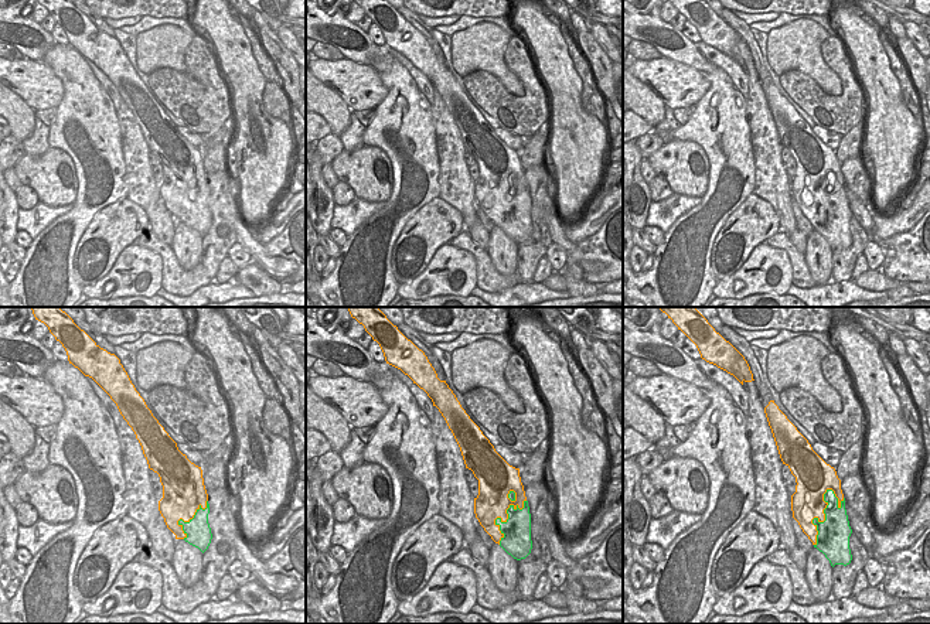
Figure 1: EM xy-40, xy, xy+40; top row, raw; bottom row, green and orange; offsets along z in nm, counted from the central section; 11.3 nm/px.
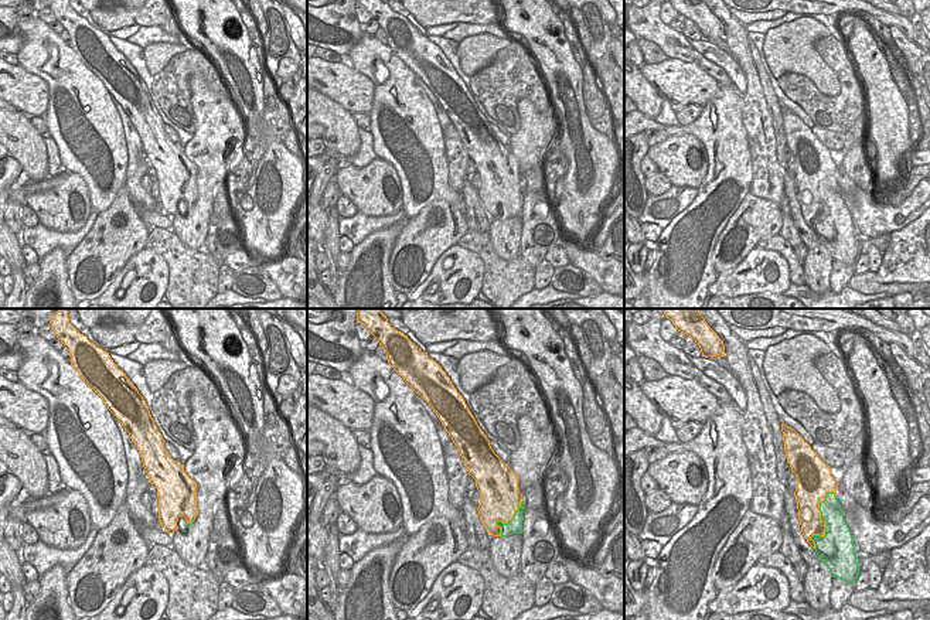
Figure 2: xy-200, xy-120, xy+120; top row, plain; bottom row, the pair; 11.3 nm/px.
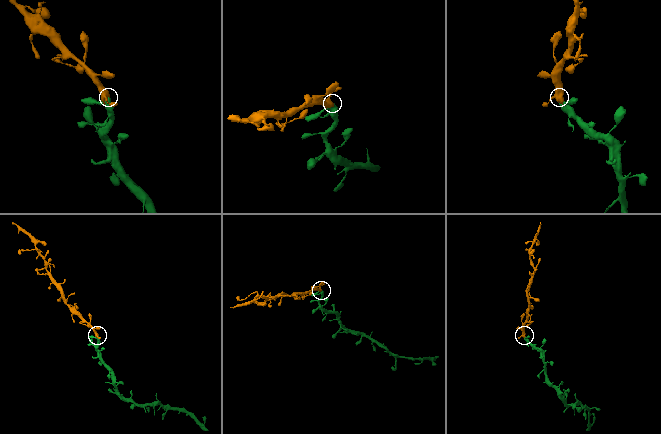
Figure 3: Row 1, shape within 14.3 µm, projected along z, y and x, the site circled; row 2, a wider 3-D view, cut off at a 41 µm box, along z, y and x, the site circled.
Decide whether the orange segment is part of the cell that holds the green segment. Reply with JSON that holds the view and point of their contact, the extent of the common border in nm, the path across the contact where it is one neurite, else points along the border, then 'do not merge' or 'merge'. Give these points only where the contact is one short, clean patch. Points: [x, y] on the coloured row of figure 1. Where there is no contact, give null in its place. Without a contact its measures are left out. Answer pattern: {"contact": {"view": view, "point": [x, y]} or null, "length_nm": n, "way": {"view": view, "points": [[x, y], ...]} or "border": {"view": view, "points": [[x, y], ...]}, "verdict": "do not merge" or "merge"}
{"contact": {"view": "xy+40", "point": [821, 522]}, "length_nm": 700, "verdict": "merge"}

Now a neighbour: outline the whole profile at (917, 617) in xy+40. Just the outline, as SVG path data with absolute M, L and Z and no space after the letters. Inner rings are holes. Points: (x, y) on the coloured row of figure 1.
M914 611L912 614L903 614L897 618L893 618L890 616L854 618L842 624L930 624L930 611Z

